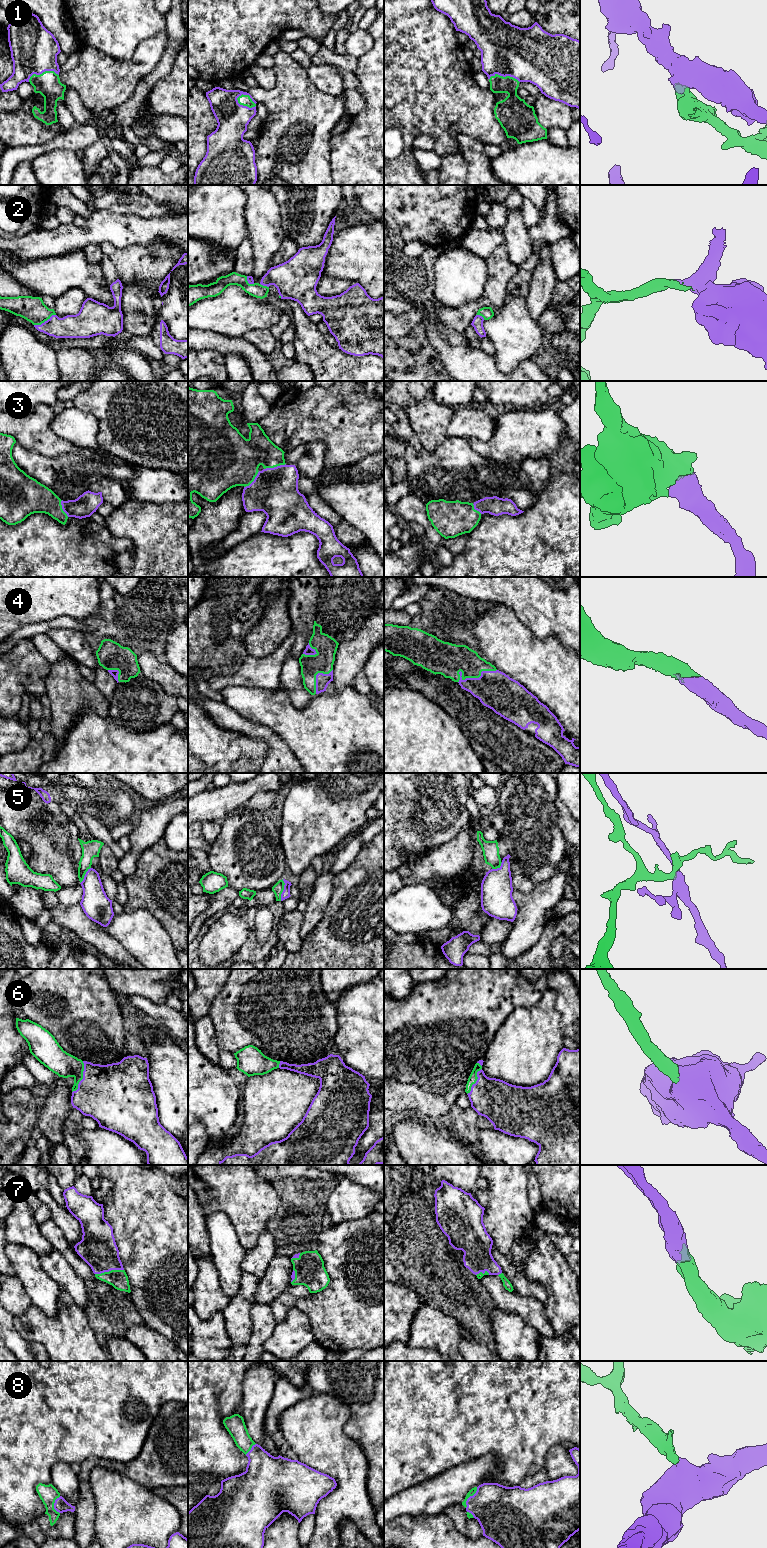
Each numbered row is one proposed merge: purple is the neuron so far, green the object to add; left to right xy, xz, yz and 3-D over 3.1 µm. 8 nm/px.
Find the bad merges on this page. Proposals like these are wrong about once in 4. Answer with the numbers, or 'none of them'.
5

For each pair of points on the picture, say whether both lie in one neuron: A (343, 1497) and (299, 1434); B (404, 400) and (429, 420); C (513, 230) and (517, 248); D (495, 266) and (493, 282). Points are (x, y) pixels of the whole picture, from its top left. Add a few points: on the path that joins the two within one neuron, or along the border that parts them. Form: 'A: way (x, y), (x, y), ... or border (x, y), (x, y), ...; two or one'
A: way (343, 1481), (343, 1477), (315, 1449); one
B: way (410, 405), (423, 415); one
C: way (516, 234), (517, 244); one
D: way (496, 270), (496, 278); one

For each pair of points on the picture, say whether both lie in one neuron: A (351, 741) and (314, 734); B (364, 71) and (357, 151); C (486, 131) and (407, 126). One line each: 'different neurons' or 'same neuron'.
A: same neuron
B: same neuron
C: same neuron

